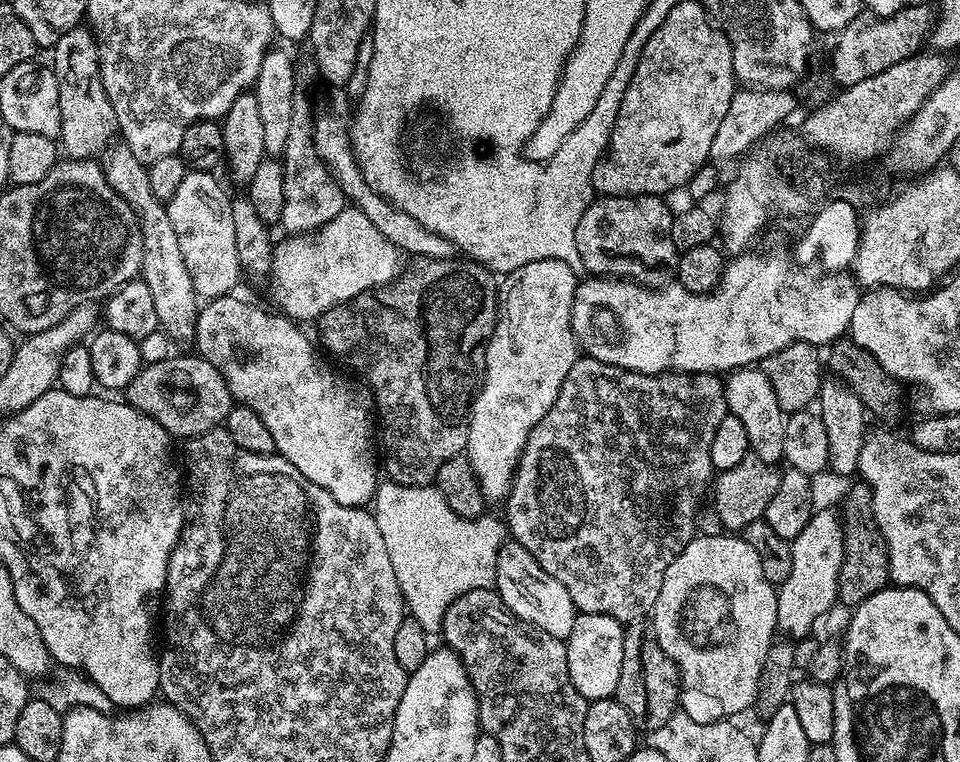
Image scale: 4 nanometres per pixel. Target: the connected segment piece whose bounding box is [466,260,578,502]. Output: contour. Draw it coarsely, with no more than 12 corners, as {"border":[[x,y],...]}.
{"border":[[558,260],[498,288],[466,449],[507,501],[578,358]]}

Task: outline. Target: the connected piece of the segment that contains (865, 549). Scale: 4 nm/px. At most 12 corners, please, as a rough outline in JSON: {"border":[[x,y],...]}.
{"border":[[853,483],[843,499],[841,605],[861,604],[890,580],[888,547]]}

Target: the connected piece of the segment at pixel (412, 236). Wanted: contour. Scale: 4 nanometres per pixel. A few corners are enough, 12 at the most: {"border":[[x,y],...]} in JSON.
{"border":[[314,118],[315,150],[345,199],[401,253],[453,259],[442,238],[362,175],[347,123]]}

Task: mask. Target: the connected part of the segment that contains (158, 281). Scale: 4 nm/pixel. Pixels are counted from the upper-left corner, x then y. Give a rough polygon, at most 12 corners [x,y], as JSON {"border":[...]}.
{"border":[[127,144],[107,149],[106,182],[136,211],[140,276],[162,332],[196,335],[198,297],[167,203]]}

